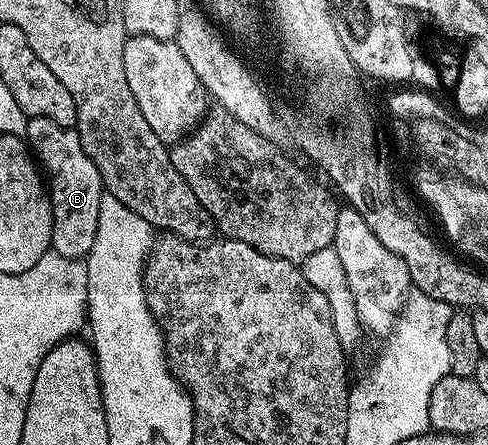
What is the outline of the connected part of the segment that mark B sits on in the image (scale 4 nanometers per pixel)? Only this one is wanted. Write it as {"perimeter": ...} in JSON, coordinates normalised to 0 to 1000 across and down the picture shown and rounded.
{"perimeter":[[[64,265],[55,274],[49,312],[98,404],[105,483],[111,490],[102,546],[107,562],[123,578],[174,584],[197,542],[213,436],[209,400],[189,353],[172,344],[158,292],[115,281],[115,272],[105,267]]]}

